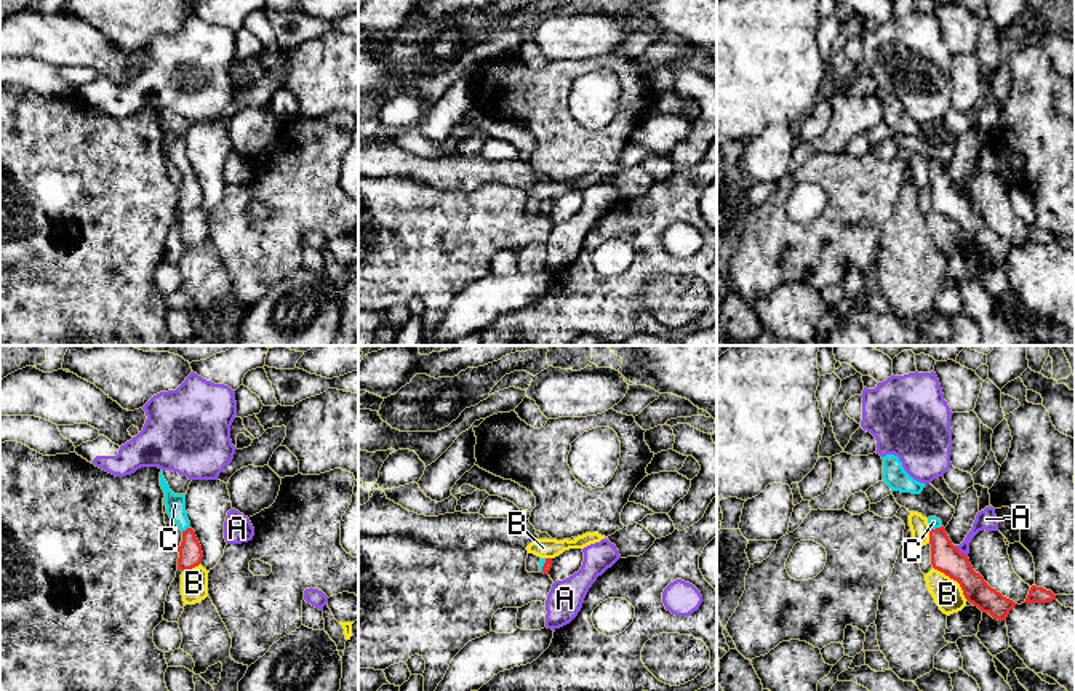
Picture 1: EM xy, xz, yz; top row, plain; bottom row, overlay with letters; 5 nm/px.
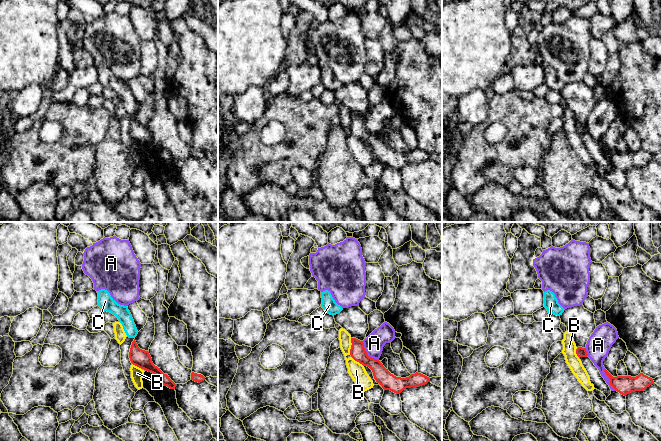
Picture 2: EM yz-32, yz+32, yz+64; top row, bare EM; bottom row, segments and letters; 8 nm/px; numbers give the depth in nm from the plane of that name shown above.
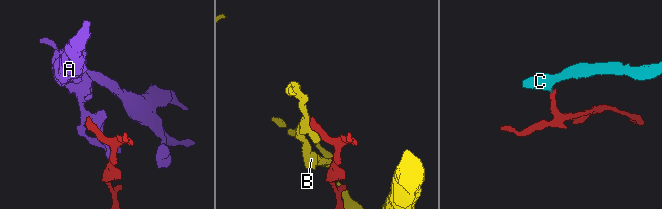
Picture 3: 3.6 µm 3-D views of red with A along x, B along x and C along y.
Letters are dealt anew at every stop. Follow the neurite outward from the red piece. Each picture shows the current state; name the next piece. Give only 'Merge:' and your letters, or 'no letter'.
Merge: C

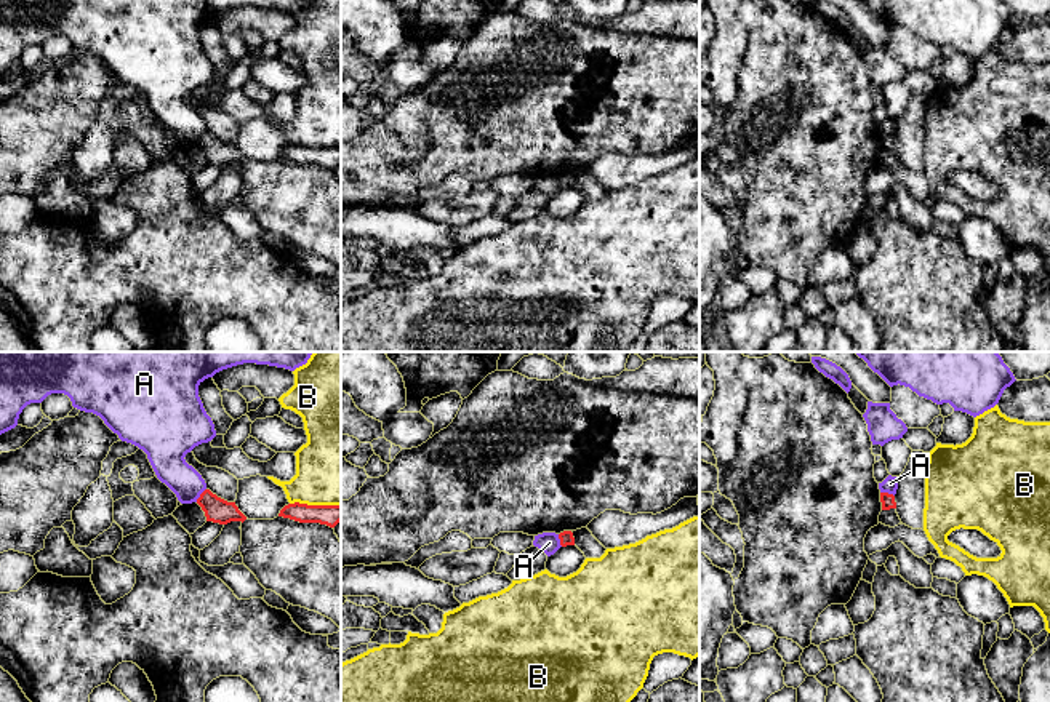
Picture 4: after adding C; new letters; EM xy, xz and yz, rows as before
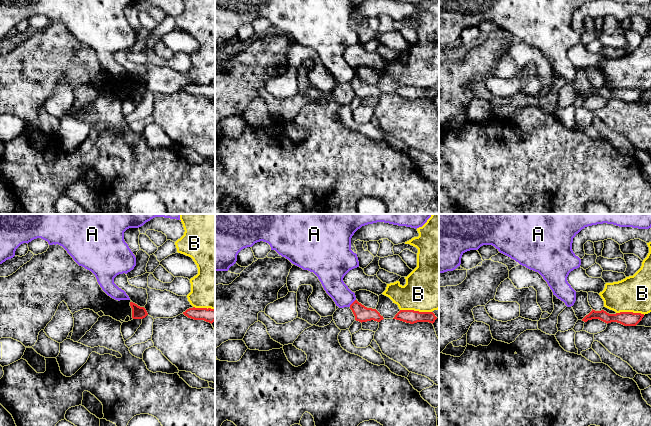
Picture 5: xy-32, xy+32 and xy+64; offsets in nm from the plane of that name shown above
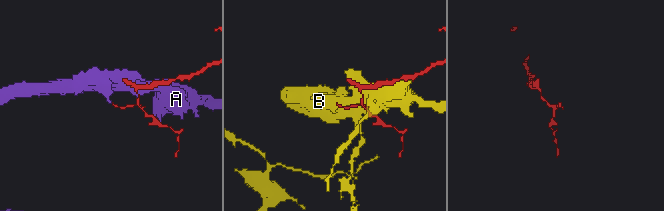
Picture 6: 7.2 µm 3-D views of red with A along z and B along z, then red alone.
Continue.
Merge: no letter

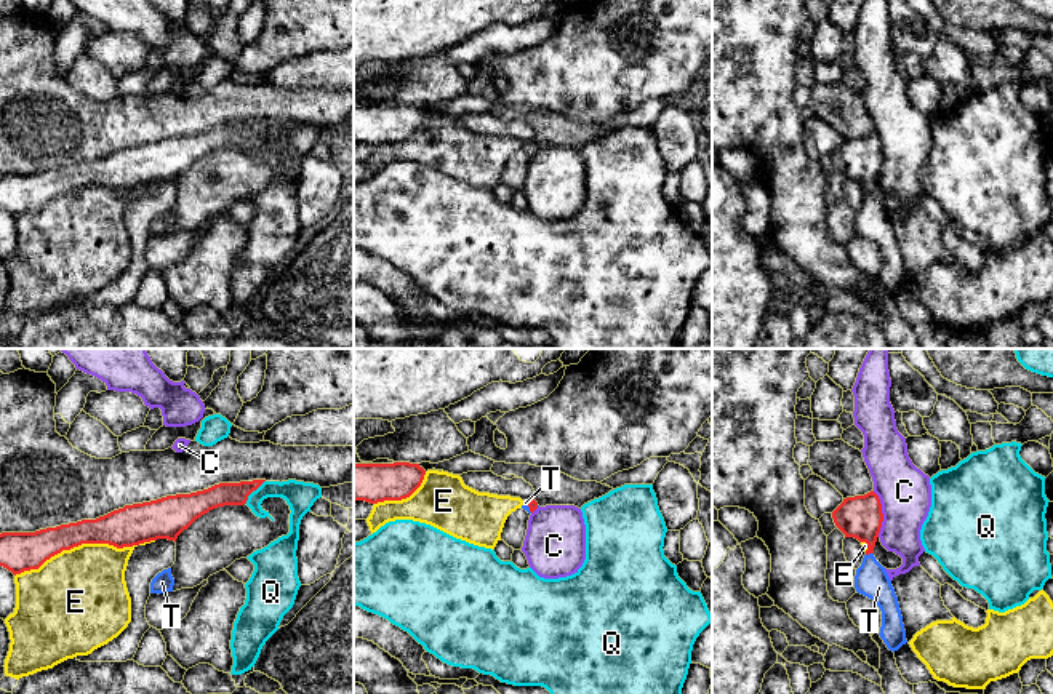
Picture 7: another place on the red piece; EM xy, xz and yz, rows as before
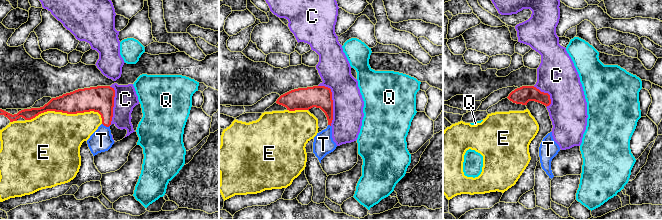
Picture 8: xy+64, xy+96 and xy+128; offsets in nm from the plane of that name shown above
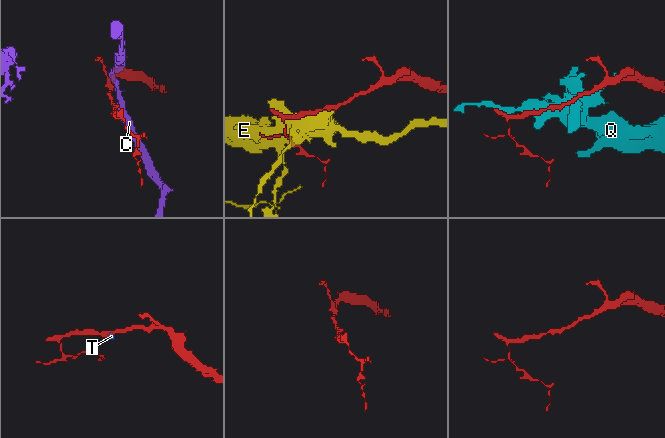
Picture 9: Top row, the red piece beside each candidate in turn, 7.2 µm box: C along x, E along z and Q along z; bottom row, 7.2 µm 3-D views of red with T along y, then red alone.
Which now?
Merge: T

